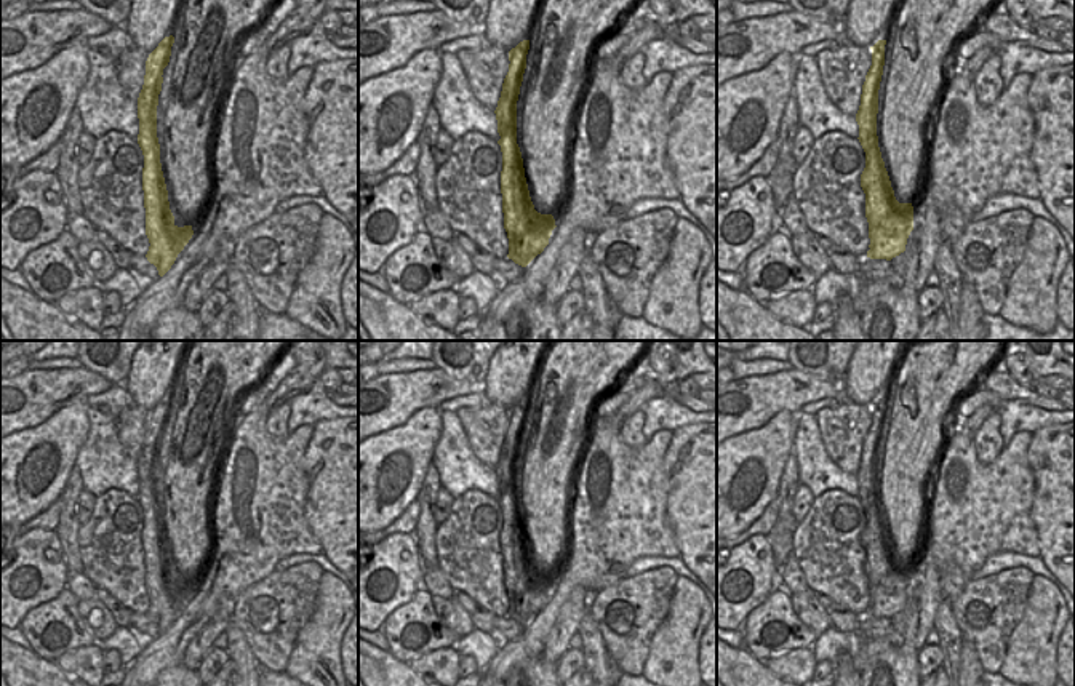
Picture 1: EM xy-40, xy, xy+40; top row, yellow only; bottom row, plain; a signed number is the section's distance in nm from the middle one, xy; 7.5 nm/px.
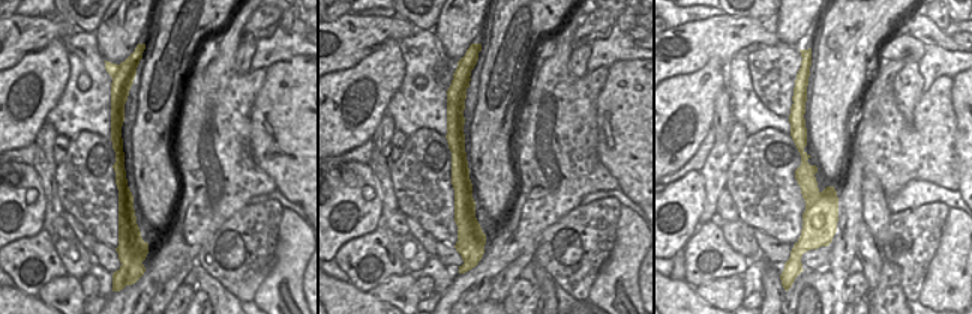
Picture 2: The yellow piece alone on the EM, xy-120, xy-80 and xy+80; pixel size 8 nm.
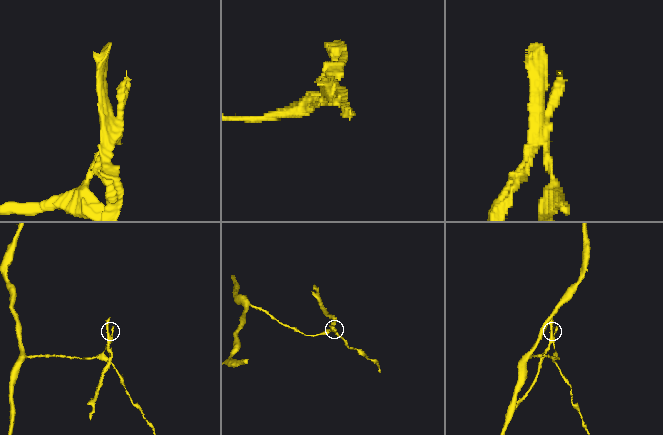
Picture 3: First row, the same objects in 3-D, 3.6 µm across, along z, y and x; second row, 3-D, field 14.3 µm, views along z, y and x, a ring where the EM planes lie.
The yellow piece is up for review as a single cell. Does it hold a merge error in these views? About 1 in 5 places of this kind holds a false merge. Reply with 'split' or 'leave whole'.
split

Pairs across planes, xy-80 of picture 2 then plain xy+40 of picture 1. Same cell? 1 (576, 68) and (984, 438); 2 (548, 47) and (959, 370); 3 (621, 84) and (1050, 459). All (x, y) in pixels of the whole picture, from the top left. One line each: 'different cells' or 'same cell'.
1: same cell
2: different cells
3: same cell

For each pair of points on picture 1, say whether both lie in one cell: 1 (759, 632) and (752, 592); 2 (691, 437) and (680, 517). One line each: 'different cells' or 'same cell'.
1: different cells
2: same cell

